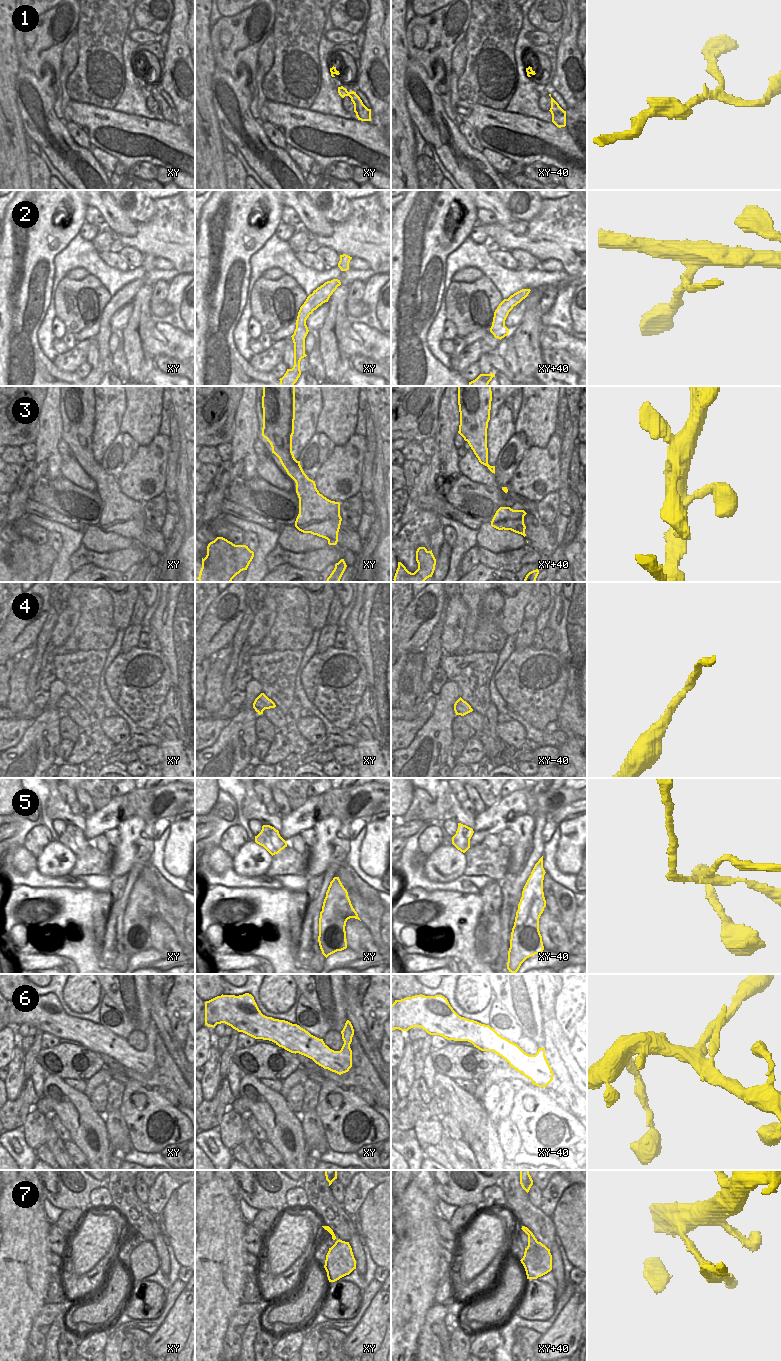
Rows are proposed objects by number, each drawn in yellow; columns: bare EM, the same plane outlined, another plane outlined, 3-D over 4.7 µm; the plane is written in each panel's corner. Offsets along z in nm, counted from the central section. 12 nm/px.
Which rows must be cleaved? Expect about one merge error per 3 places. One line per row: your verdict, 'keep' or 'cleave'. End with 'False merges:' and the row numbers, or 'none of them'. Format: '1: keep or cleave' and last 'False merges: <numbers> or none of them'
1: cleave
2: keep
3: keep
4: keep
5: cleave
6: keep
7: cleave
False merges: 1, 5, 7

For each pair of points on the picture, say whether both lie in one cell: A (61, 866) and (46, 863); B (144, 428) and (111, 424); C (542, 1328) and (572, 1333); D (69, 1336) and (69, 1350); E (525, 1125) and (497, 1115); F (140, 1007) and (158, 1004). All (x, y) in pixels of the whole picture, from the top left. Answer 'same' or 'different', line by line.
A: same
B: different
C: different
D: same
E: different
F: different

